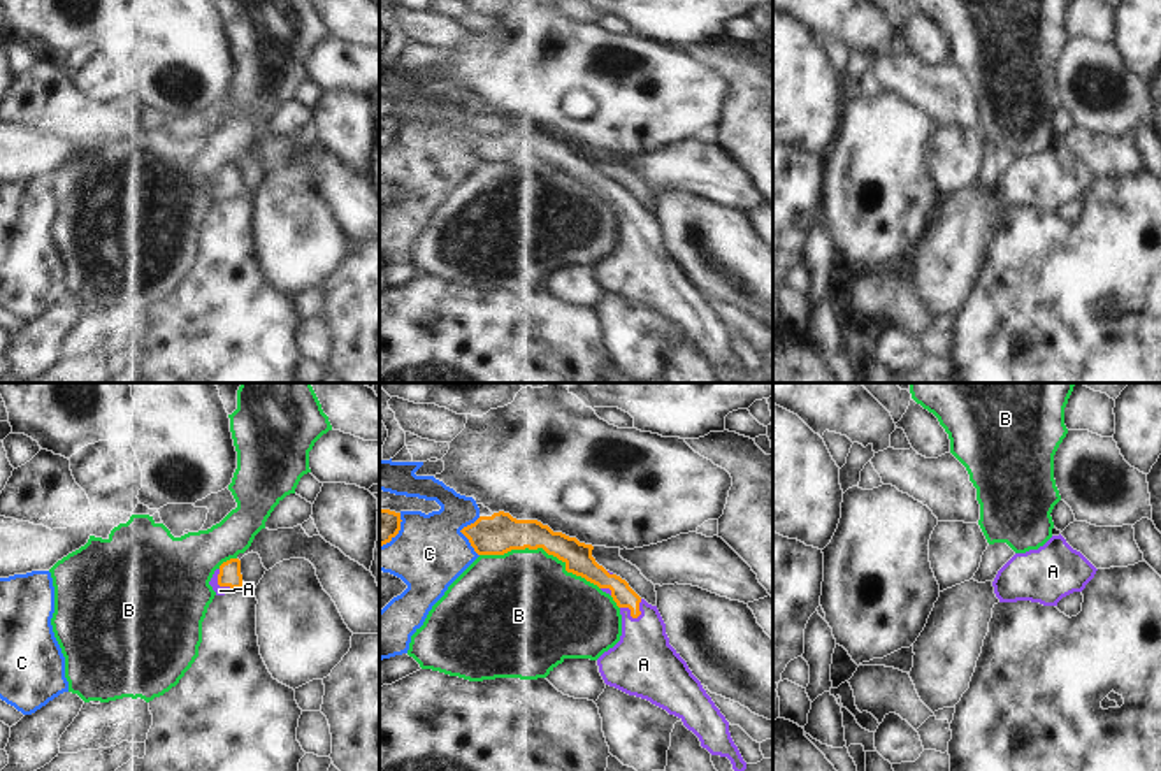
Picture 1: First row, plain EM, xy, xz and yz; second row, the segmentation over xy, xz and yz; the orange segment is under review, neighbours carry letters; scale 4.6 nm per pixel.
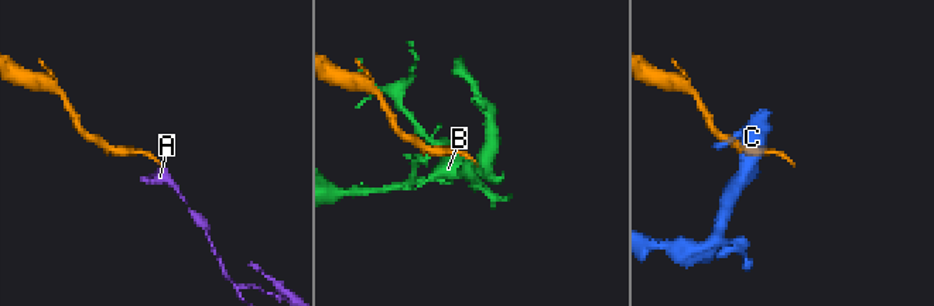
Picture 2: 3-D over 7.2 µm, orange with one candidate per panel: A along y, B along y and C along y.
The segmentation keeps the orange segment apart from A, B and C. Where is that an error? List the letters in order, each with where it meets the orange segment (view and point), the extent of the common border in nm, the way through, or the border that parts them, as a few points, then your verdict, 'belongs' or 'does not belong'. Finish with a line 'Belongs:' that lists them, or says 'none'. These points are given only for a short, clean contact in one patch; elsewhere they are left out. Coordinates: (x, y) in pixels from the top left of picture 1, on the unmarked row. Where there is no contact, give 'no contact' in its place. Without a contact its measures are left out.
A: meets orange in xz at (634, 223); contact 110 nm long; belongs
B: meets orange in xz at (541, 153); contact 600 nm long; border along xz (480, 160), (543, 155), (568, 178), (599, 195); does not belong
C: meets orange in xz at (462, 139); contact 180 nm long; does not belong
Belongs: A

